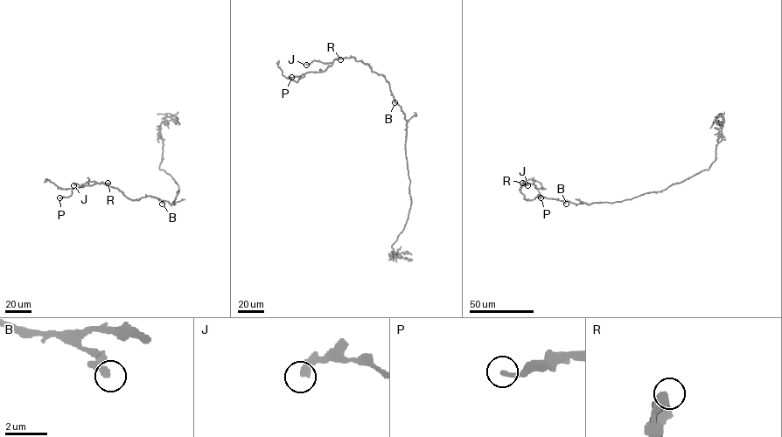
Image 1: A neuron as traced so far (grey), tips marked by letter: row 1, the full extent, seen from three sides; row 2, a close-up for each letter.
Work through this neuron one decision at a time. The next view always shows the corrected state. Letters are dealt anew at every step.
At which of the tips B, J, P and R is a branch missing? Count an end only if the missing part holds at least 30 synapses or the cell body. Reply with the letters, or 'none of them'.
none of them

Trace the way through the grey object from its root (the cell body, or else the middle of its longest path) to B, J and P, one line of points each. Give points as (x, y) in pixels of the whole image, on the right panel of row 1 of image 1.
B: (595, 203), (574, 204), (565, 200), (566, 204)
J: (595, 203), (574, 204), (539, 196), (526, 199), (520, 189), (523, 182), (527, 181), (524, 185), (527, 185)
P: (595, 203), (574, 204), (539, 196), (526, 199), (520, 191), (521, 183), (534, 185), (541, 197)

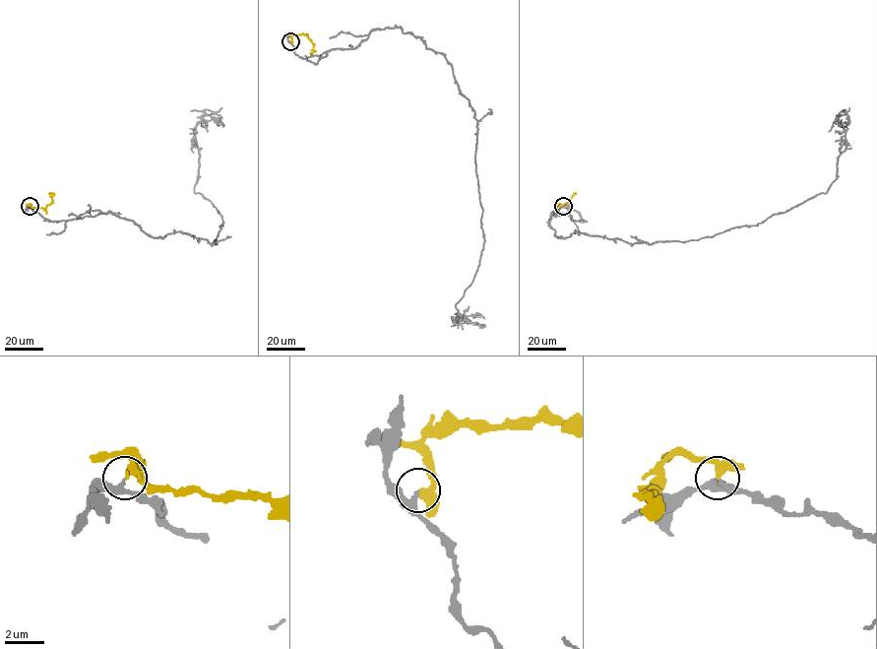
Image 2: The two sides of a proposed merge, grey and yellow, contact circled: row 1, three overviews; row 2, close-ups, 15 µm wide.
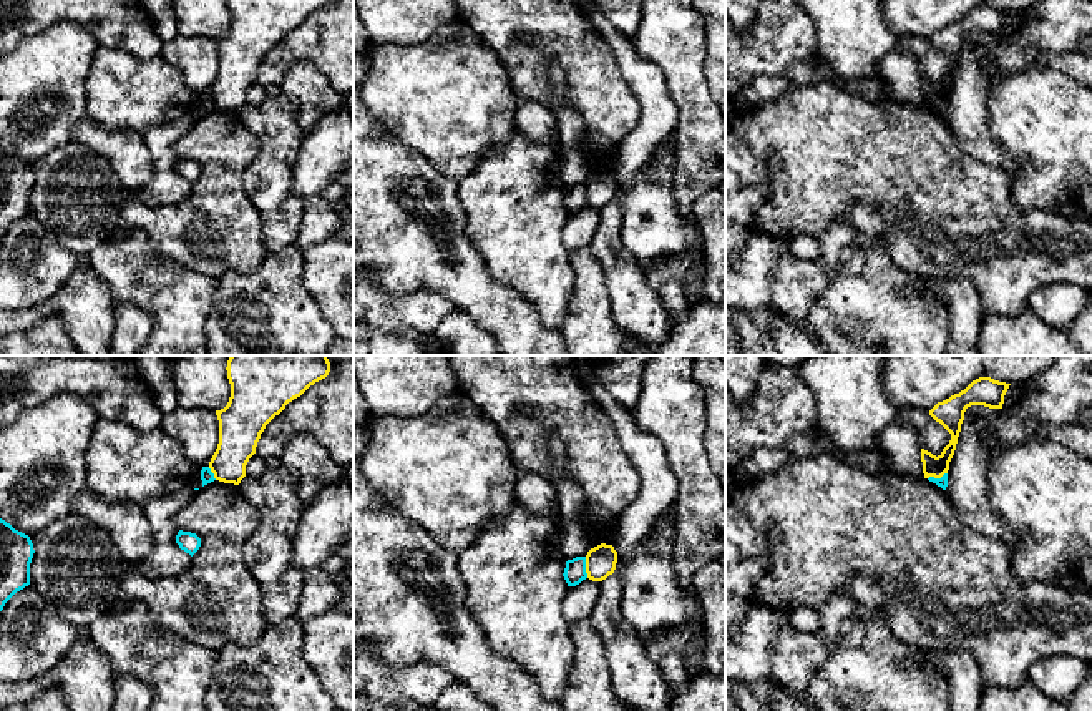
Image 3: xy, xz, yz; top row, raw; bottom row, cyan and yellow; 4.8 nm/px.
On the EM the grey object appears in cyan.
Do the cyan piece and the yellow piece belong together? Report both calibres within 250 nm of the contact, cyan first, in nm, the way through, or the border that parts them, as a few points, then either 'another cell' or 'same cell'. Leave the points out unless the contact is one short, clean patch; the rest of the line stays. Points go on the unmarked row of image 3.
110 nm thick on the cyan side, 150 nm on the other; another cell

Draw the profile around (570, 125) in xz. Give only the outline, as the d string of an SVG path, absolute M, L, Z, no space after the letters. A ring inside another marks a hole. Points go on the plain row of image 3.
M559 105L548 106L558 121L558 141L561 146L578 146L584 140L584 125L578 111Z

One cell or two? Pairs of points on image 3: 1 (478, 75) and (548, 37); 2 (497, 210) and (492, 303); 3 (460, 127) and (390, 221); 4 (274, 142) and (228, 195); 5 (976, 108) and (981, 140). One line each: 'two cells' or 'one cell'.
1: two cells
2: two cells
3: two cells
4: two cells
5: one cell

